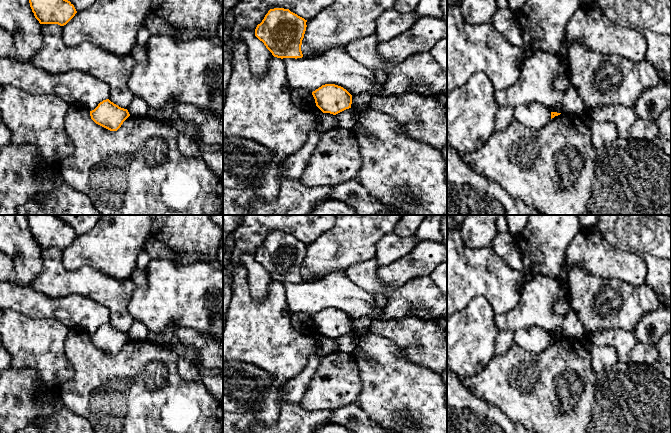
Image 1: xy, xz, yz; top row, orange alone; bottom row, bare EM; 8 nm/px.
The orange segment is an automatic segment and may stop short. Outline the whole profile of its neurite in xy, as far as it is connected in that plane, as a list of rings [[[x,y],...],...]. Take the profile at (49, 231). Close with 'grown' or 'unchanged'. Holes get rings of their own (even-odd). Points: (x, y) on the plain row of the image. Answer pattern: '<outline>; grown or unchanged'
[[[26,215],[26,218],[40,248],[64,250],[77,237],[74,229],[55,215]]]; unchanged

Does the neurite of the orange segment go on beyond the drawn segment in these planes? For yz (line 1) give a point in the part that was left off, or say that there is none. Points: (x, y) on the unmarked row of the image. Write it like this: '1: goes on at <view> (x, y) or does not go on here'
1: does not go on here

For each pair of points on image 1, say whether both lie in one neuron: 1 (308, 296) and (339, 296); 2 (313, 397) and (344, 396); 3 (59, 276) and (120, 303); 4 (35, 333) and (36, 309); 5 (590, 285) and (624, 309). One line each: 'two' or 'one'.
1: one
2: one
3: one
4: two
5: one

